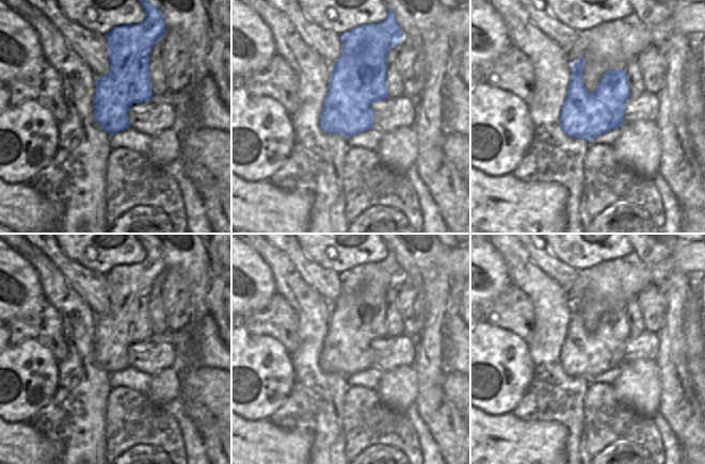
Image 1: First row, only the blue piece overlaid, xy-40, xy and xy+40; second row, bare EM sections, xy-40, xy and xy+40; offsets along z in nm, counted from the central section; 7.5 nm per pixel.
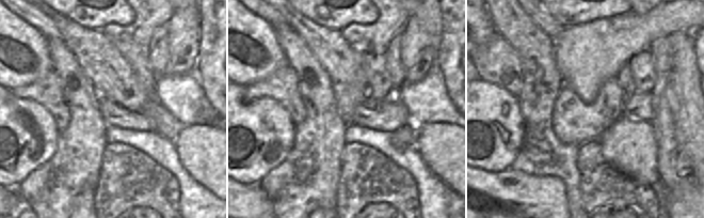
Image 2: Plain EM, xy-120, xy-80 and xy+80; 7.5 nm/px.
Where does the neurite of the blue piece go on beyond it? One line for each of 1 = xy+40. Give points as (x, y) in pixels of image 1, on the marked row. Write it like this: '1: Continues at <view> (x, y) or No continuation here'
1: No continuation here

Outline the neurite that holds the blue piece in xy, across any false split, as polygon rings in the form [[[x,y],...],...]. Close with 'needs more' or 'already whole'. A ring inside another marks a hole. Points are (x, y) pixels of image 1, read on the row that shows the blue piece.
[[[388,10],[385,20],[376,25],[362,25],[339,35],[341,53],[331,73],[329,92],[320,115],[320,128],[347,140],[351,135],[373,128],[375,113],[371,105],[388,97],[386,90],[386,58],[394,46],[399,46],[403,34],[395,13]]] | already whole

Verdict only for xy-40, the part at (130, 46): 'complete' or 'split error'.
complete

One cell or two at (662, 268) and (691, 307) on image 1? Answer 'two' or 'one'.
two

